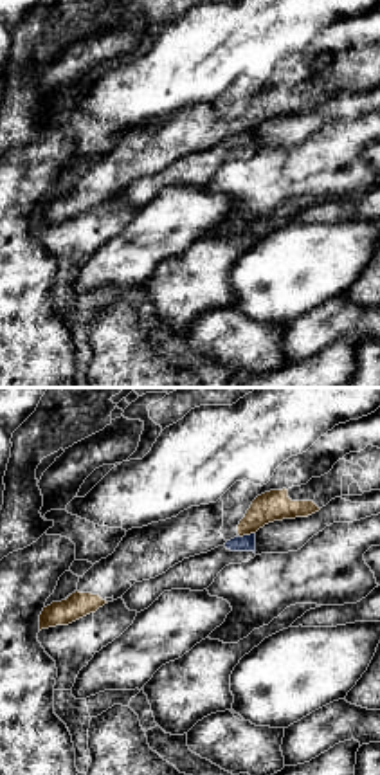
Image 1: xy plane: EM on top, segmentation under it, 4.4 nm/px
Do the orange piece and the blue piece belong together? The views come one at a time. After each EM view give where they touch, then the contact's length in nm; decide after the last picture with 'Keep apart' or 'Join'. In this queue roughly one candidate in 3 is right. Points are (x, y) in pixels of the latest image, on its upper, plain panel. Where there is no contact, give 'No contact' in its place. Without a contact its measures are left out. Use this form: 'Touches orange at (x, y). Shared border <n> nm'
Touches orange at (245, 130). Shared border 80 nm

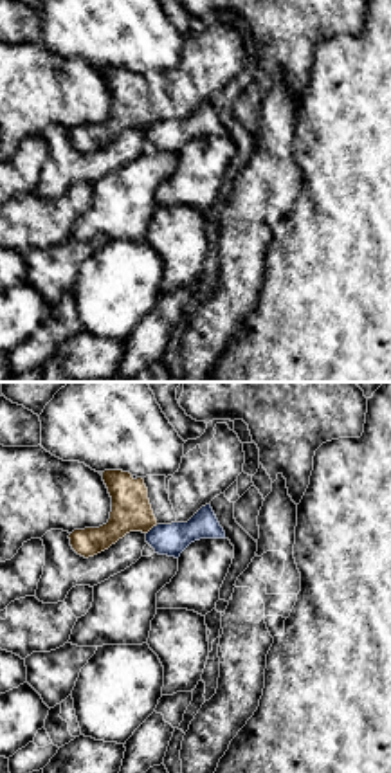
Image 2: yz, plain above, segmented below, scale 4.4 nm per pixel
Touches orange at (152, 123). Shared border 70 nm

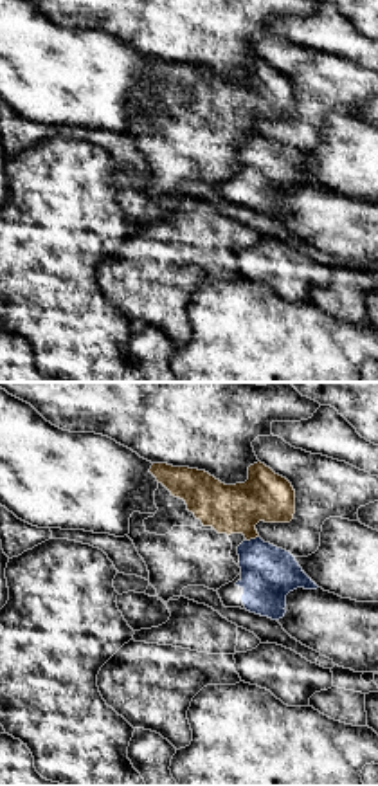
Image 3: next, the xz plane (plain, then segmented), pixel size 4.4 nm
Touches orange at (251, 134). Shared border 70 nm

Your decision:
Keep apart

